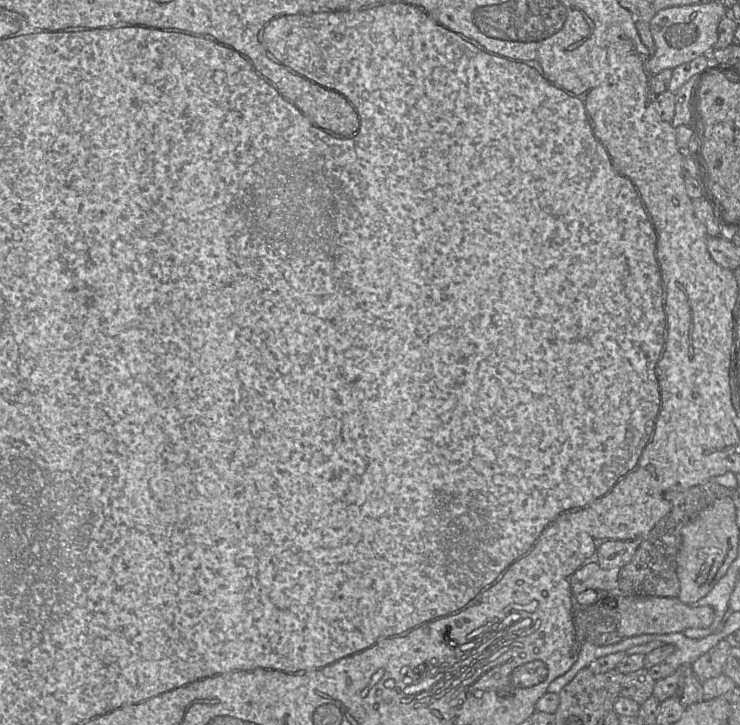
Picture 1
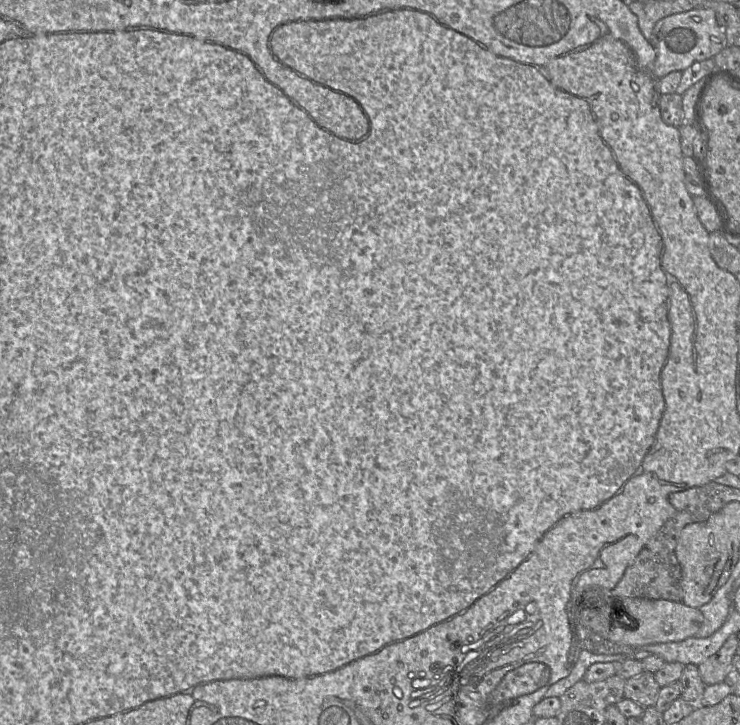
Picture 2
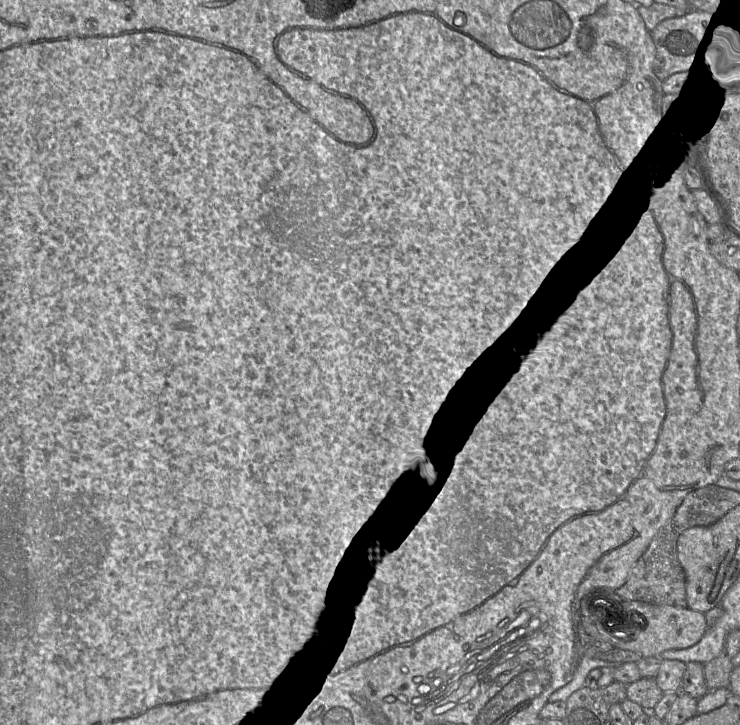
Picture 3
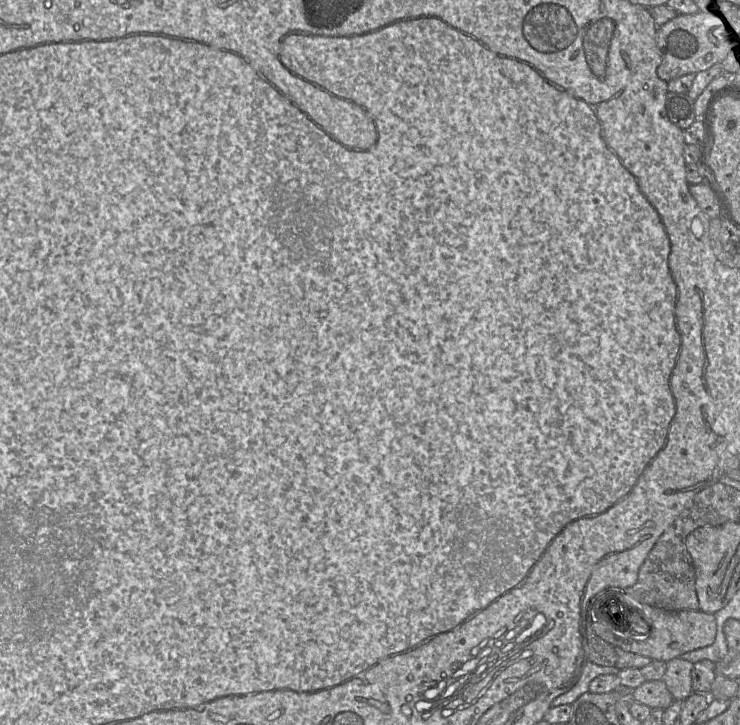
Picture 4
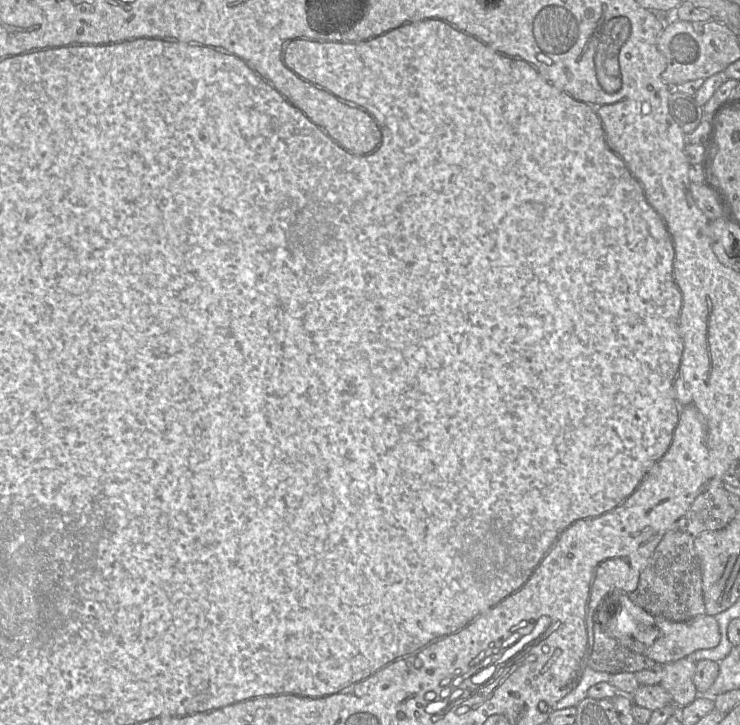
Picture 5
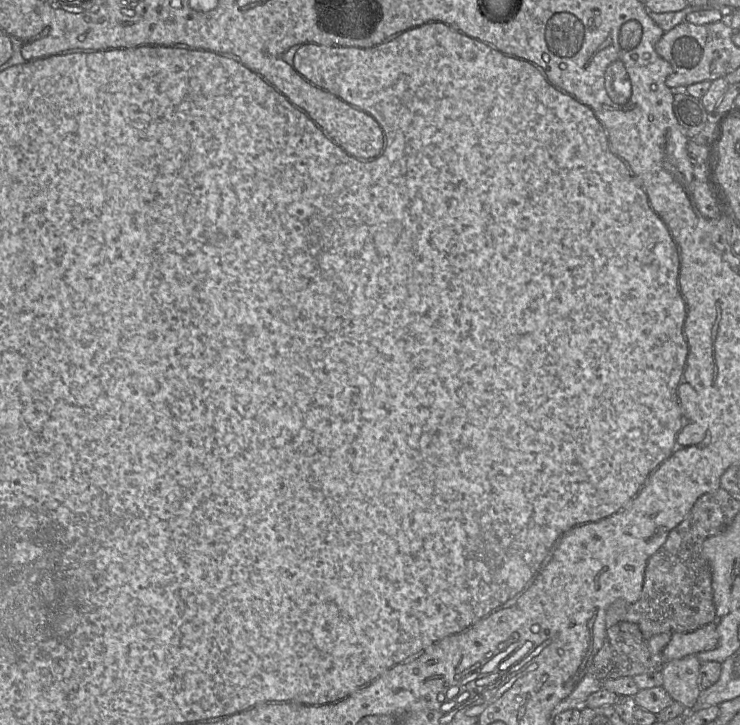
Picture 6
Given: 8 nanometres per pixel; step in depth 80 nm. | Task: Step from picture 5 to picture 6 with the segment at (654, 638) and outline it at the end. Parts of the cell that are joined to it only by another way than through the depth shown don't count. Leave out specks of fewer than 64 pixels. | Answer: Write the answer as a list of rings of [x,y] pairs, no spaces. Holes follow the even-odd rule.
[[[708,623],[694,631],[673,633],[662,650],[665,662],[716,648],[719,643],[717,623]]]

